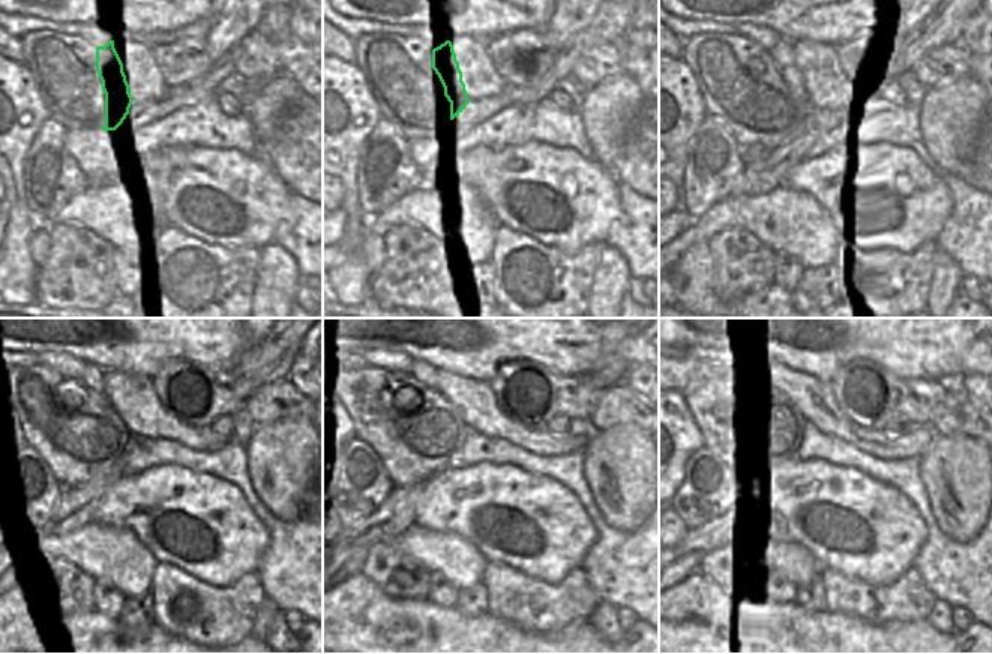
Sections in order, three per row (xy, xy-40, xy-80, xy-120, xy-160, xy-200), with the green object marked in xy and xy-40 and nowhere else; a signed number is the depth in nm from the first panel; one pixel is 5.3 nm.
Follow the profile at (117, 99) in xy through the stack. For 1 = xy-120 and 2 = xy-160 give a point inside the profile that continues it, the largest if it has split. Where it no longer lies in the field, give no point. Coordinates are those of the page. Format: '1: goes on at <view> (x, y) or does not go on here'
1: goes on at xy-120 (92, 377)
2: goes on at xy-160 (423, 372)

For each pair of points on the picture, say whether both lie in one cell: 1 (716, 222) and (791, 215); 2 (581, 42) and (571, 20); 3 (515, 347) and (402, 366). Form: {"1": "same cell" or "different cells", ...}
{"1": "same cell", "2": "different cells", "3": "different cells"}

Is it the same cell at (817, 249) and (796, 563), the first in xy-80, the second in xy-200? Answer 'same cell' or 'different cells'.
same cell

